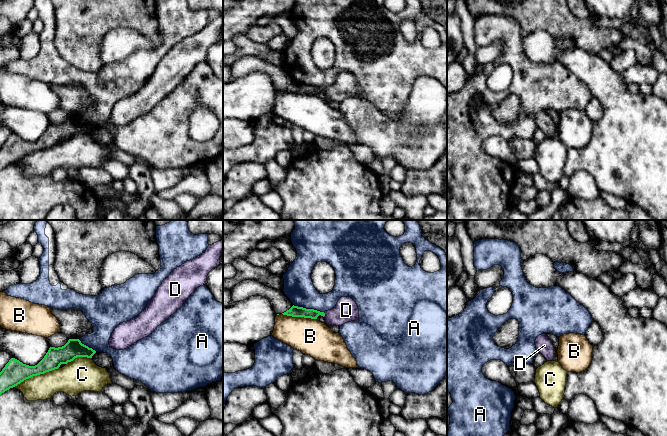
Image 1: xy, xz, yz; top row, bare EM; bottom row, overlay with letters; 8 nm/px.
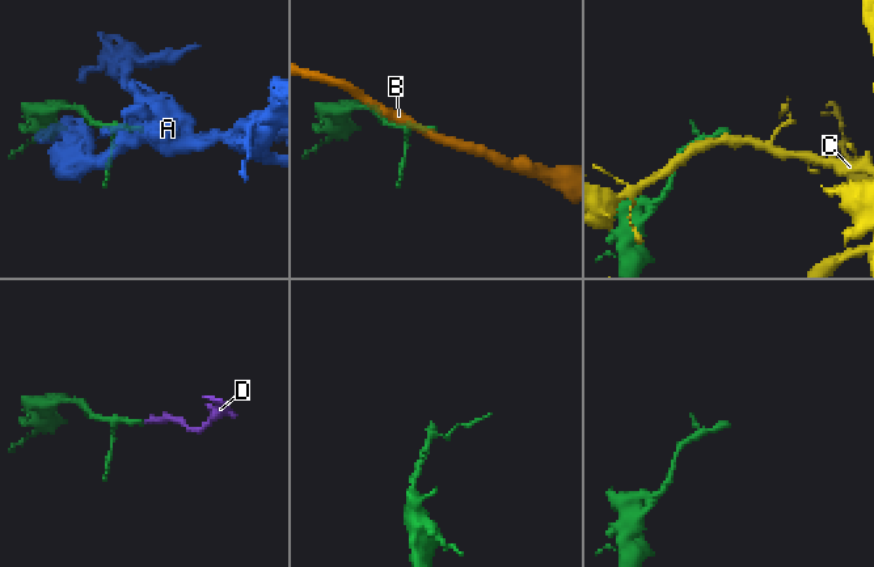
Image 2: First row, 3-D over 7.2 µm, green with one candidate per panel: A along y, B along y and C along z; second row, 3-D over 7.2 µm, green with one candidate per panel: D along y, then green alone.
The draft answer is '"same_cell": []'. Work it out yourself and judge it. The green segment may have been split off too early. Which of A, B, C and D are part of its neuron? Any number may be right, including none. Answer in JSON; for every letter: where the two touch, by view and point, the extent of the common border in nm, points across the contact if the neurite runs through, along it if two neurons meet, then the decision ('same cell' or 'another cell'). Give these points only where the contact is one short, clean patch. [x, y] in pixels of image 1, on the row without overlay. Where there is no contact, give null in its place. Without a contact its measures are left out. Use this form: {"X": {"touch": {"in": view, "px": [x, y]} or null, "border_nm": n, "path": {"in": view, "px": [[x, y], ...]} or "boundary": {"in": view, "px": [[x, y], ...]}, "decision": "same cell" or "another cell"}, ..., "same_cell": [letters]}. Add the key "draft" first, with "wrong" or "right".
{"draft": "wrong", "A": {"touch": {"in": "xz", "px": [308, 85]}, "border_nm": 260, "decision": "another cell"}, "B": {"touch": {"in": "xz", "px": [299, 92]}, "border_nm": 280, "boundary": {"in": "xz", "px": [[282, 89], [288, 92], [303, 92], [316, 95]]}, "decision": "another cell"}, "C": {"touch": {"in": "xy", "px": [36, 151]}, "border_nm": 400, "decision": "another cell"}, "D": {"touch": {"in": "xz", "px": [324, 90]}, "border_nm": 40, "path": {"in": "xz", "px": [[295, 87], [324, 90], [341, 90], [346, 86]]}, "decision": "same cell"}, "same_cell": ["D"]}

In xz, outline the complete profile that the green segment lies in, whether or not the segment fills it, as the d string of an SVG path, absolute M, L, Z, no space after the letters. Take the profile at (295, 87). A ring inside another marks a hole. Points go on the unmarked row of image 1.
M341 73L335 84L325 88L293 81L289 86L282 90L292 93L304 93L311 95L317 95L317 93L321 91L324 93L326 99L331 102L341 102L347 98L359 96L358 82L351 73Z

